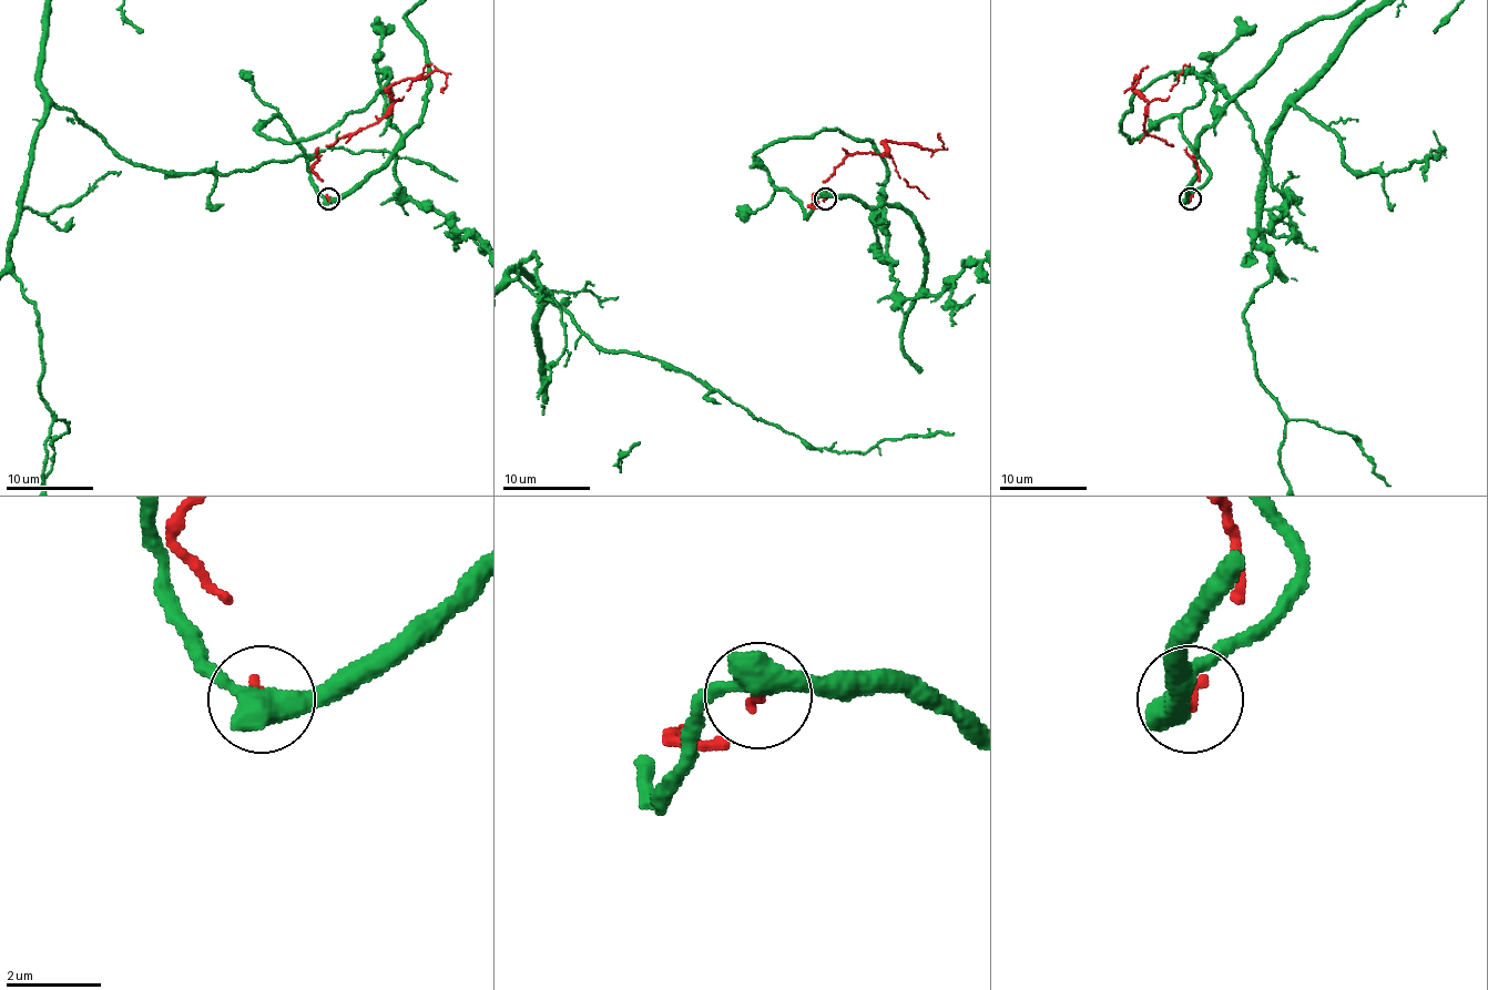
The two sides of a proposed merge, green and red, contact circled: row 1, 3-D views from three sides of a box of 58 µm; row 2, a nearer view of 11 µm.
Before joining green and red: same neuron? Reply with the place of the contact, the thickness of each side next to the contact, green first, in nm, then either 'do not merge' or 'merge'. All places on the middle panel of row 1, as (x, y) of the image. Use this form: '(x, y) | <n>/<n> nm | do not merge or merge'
(825, 198) | 500/170 nm | do not merge

